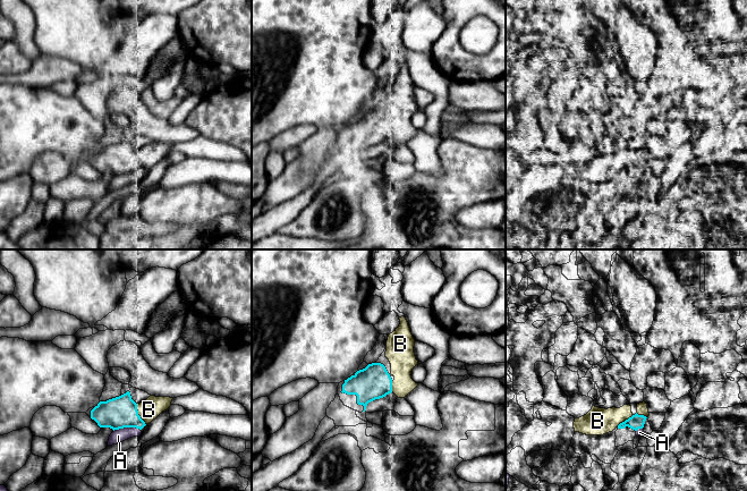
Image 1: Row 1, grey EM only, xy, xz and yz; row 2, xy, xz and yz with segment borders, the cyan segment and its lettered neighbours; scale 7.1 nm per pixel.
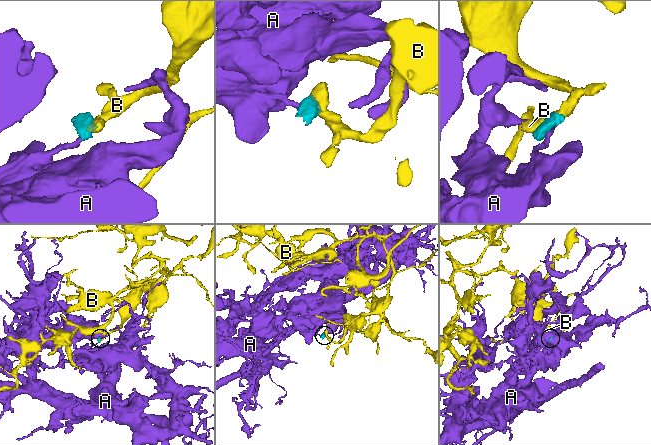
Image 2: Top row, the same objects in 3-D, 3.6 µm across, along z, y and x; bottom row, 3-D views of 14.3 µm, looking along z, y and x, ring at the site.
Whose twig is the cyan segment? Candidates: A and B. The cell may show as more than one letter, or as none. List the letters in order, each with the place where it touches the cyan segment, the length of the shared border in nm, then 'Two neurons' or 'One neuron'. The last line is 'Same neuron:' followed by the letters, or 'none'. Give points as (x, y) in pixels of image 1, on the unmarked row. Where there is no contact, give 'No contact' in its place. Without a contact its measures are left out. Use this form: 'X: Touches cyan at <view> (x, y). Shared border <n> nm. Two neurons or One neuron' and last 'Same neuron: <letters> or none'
A: Touches cyan at xy (126, 172). Shared border 190 nm. Two neurons
B: Touches cyan at xy (137, 160). Shared border 170 nm. Two neurons
Same neuron: none

